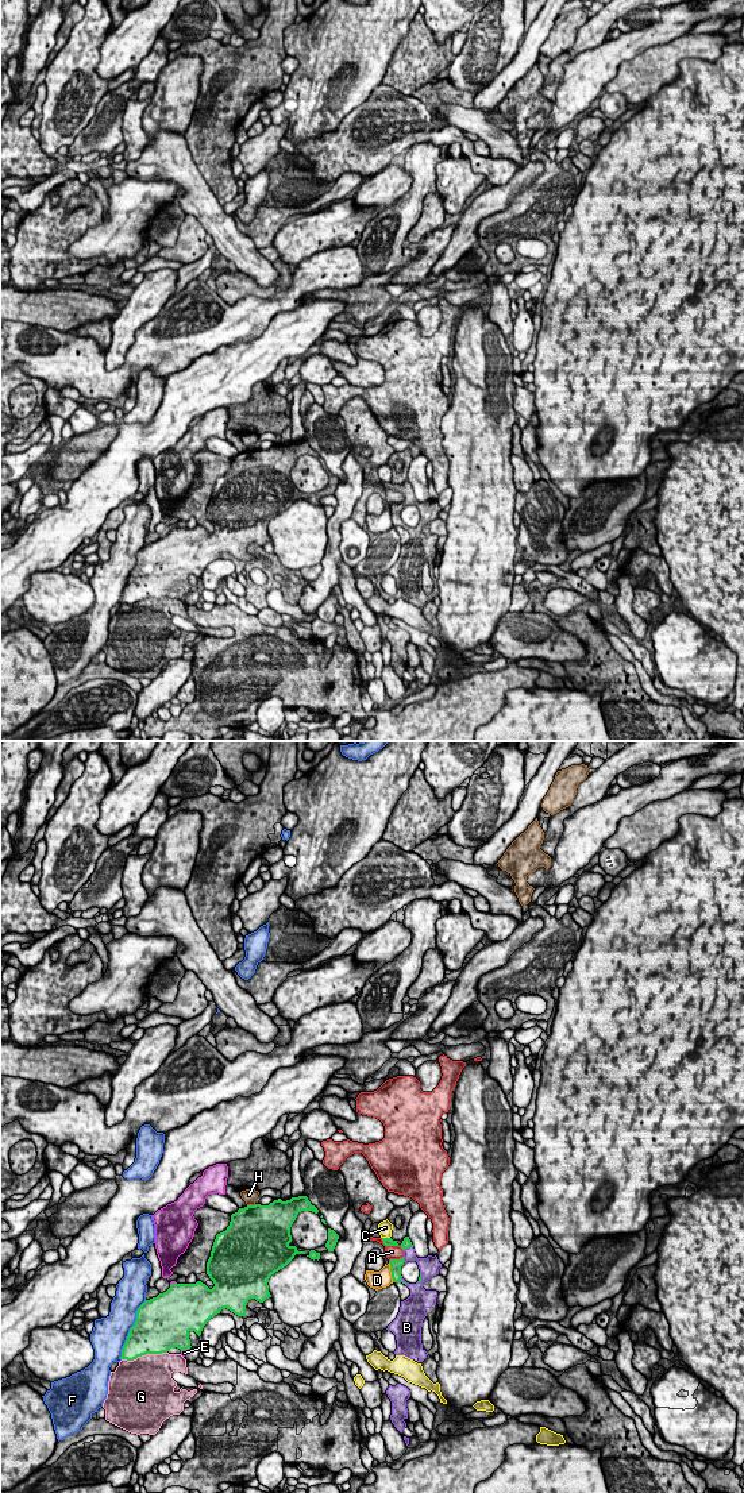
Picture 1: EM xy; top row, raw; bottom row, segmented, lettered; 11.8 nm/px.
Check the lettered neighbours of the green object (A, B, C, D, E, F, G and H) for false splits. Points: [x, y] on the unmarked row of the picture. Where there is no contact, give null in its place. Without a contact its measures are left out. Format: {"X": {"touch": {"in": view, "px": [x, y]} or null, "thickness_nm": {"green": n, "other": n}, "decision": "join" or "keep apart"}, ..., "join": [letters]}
{"A": {"touch": {"in": "xy", "px": [396, 504]}, "thickness_nm": {"green": 130, "other": 160}, "decision": "keep apart"}, "B": {"touch": {"in": "xy", "px": [403, 504]}, "thickness_nm": {"green": 130, "other": 140}, "decision": "join"}, "C": {"touch": {"in": "xy", "px": [386, 482]}, "thickness_nm": {"green": 100, "other": 170}, "decision": "keep apart"}, "D": {"touch": {"in": "xy", "px": [390, 514]}, "thickness_nm": {"green": 130, "other": 220}, "decision": "keep apart"}, "E": {"touch": {"in": "xy", "px": [184, 593]}, "thickness_nm": {"green": 380, "other": 70}, "decision": "keep apart"}, "F": {"touch": {"in": "xy", "px": [130, 574]}, "thickness_nm": {"green": 480, "other": 420}, "decision": "keep apart"}, "G": {"touch": {"in": "xy", "px": [143, 598]}, "thickness_nm": {"green": 440, "other": 480}, "decision": "keep apart"}, "H": {"touch": {"in": "xy", "px": [251, 450]}, "thickness_nm": {"green": 500, "other": 160}, "decision": "keep apart"}, "join": ["B"]}

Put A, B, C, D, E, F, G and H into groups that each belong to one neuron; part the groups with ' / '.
A / B / C / D / E / F / G / H

